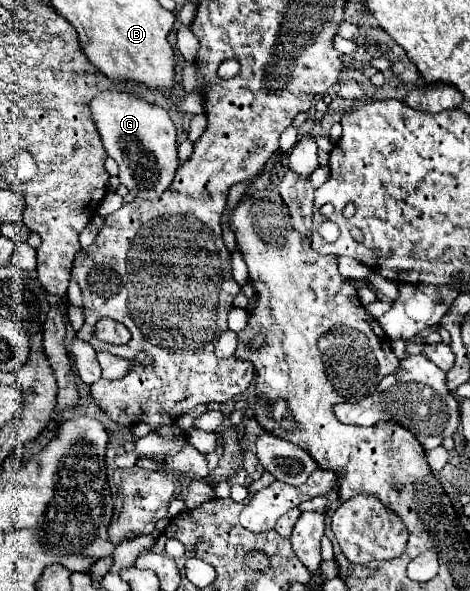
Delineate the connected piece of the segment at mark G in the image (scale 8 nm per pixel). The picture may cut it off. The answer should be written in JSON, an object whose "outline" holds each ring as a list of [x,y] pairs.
{"outline":[[[101,92],[91,100],[91,114],[107,154],[119,164],[121,184],[135,196],[153,200],[169,188],[179,166],[175,126],[169,112],[127,92]]]}

